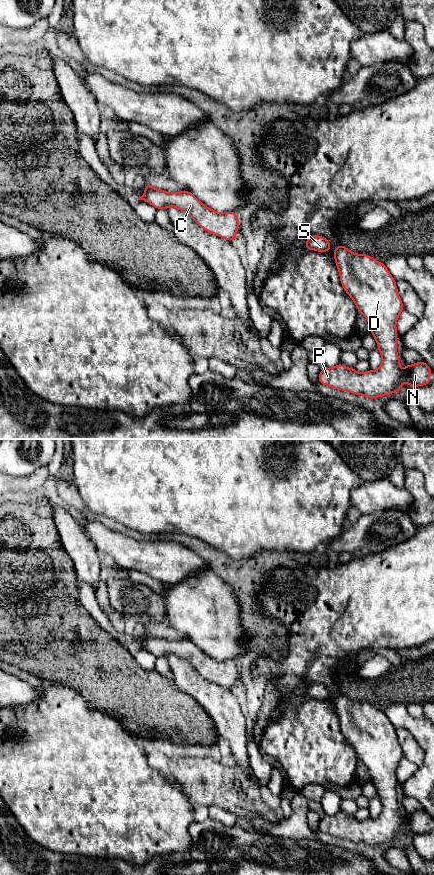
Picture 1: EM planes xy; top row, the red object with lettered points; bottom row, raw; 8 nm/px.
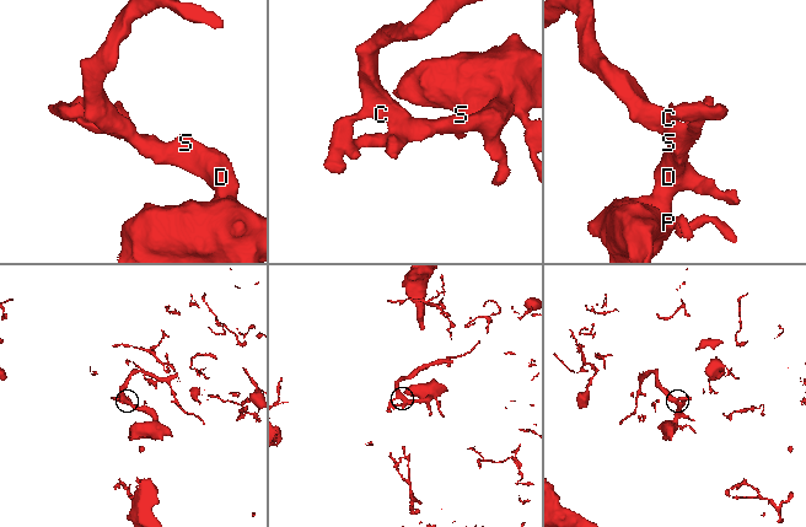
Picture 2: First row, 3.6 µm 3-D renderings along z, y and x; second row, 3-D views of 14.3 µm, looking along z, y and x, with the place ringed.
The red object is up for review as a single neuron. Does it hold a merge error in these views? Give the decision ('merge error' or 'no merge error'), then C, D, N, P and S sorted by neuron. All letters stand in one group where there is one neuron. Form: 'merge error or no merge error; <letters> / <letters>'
no merge error; C D N P S

